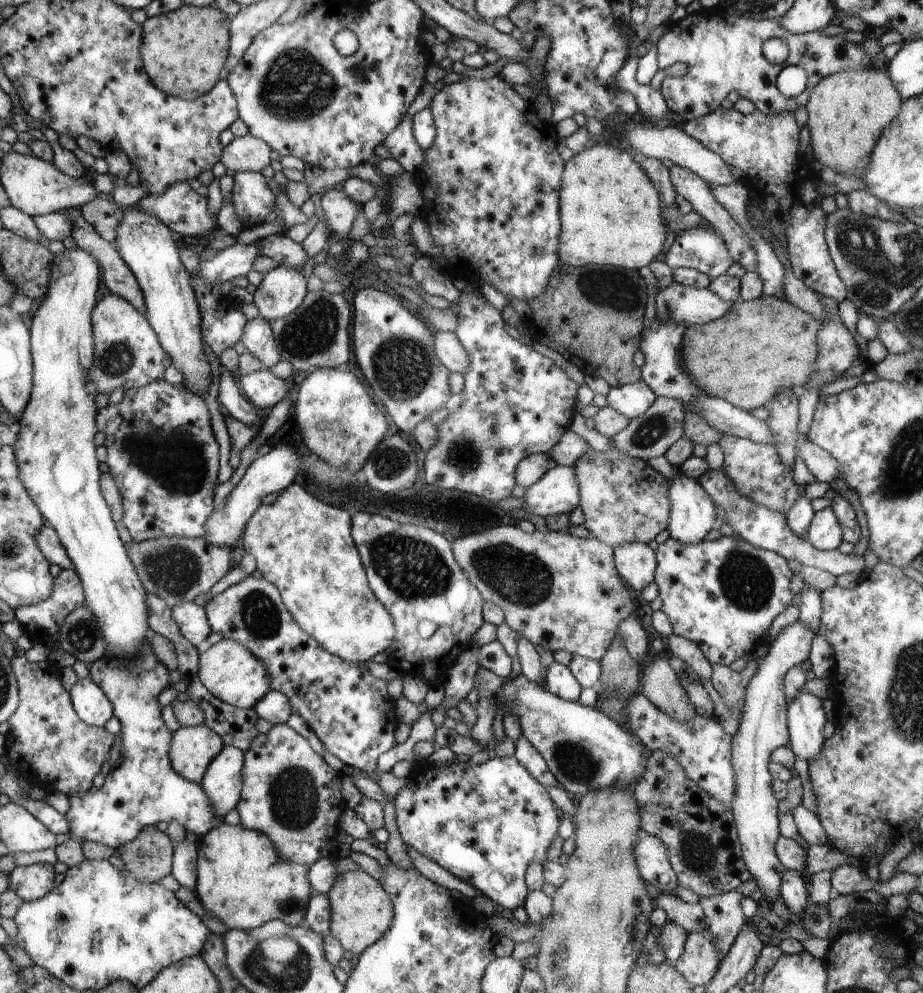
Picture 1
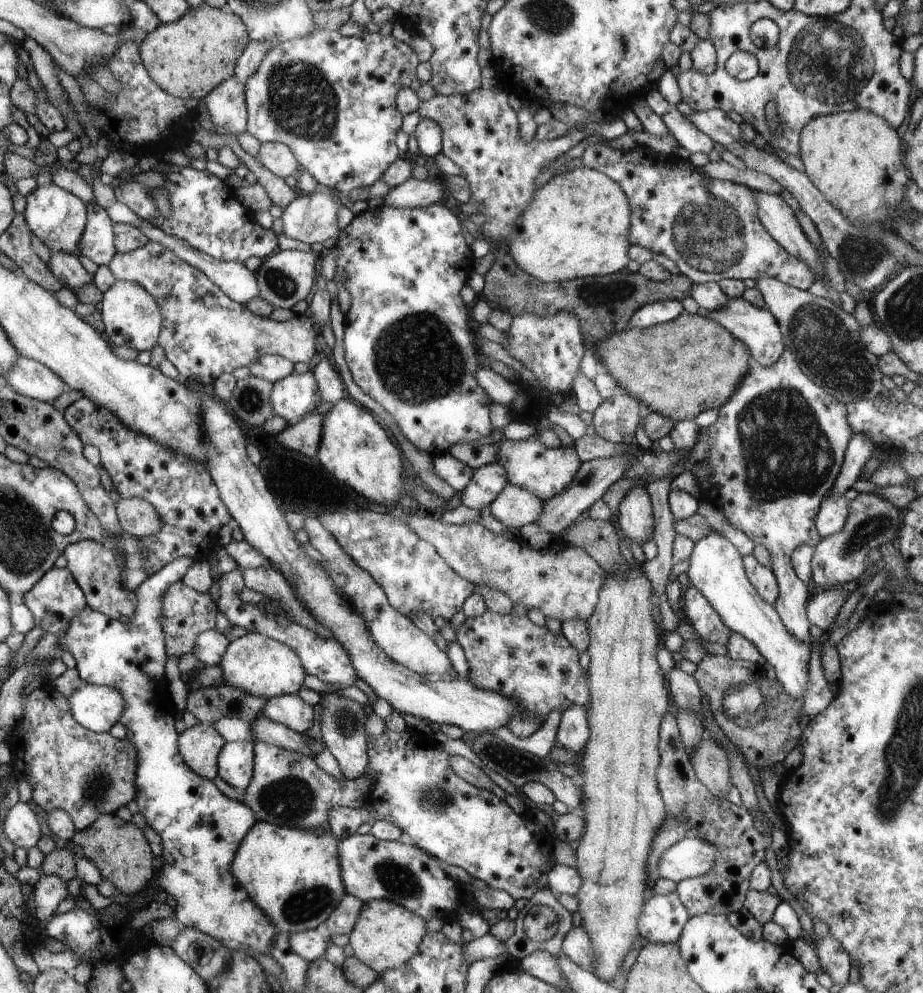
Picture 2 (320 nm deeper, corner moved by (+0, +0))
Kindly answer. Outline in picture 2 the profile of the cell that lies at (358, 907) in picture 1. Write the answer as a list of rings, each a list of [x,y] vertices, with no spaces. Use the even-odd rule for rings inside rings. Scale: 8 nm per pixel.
[[[368,900],[362,908],[356,927],[350,932],[349,944],[354,950],[354,957],[378,975],[409,964],[418,954],[418,948],[421,947],[427,931],[426,921],[408,908],[390,900]]]

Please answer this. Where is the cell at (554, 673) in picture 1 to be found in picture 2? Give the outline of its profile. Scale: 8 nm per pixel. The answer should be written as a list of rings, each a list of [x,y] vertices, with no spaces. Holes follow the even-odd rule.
[[[574,704],[561,713],[556,743],[561,748],[580,756],[590,739],[588,713],[582,706]]]

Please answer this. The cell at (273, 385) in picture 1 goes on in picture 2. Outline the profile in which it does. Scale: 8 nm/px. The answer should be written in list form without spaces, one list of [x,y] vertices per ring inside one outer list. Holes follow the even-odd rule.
[[[294,372],[278,382],[272,383],[270,404],[274,415],[296,424],[302,416],[316,410],[322,402],[313,372],[297,374]]]

